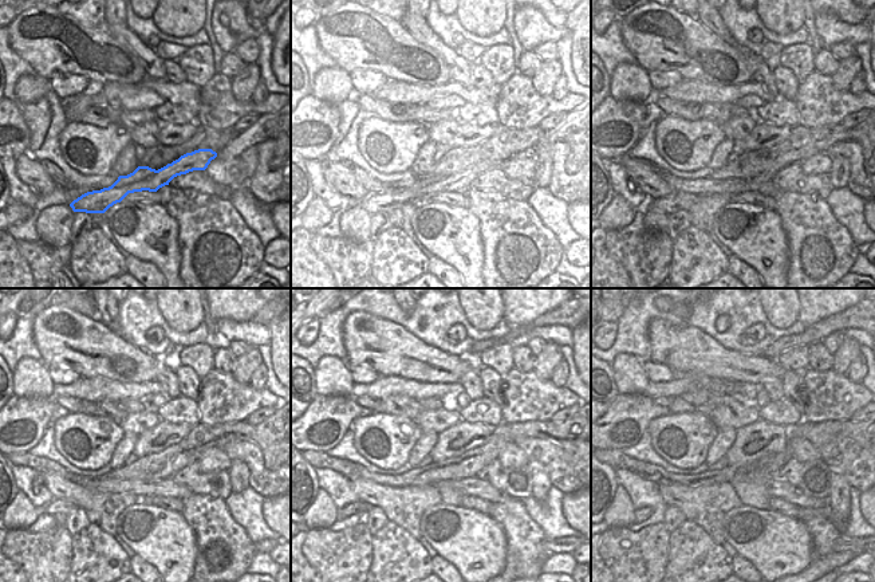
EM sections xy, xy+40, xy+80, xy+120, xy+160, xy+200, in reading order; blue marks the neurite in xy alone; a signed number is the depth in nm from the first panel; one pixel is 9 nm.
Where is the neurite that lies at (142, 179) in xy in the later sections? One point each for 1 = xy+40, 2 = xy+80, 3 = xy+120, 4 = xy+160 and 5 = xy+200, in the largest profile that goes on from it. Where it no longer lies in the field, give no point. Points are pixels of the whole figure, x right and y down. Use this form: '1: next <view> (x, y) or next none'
1: next xy+40 (394, 195)
2: next xy+80 (692, 189)
3: next xy+120 (101, 484)
4: next xy+160 (359, 507)
5: next xy+200 (639, 515)

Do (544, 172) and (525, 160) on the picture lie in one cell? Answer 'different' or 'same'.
different

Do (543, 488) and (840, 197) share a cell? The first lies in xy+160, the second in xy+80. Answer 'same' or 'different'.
different

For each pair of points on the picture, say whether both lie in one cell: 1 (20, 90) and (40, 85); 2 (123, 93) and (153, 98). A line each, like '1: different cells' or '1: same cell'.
1: same cell
2: same cell

